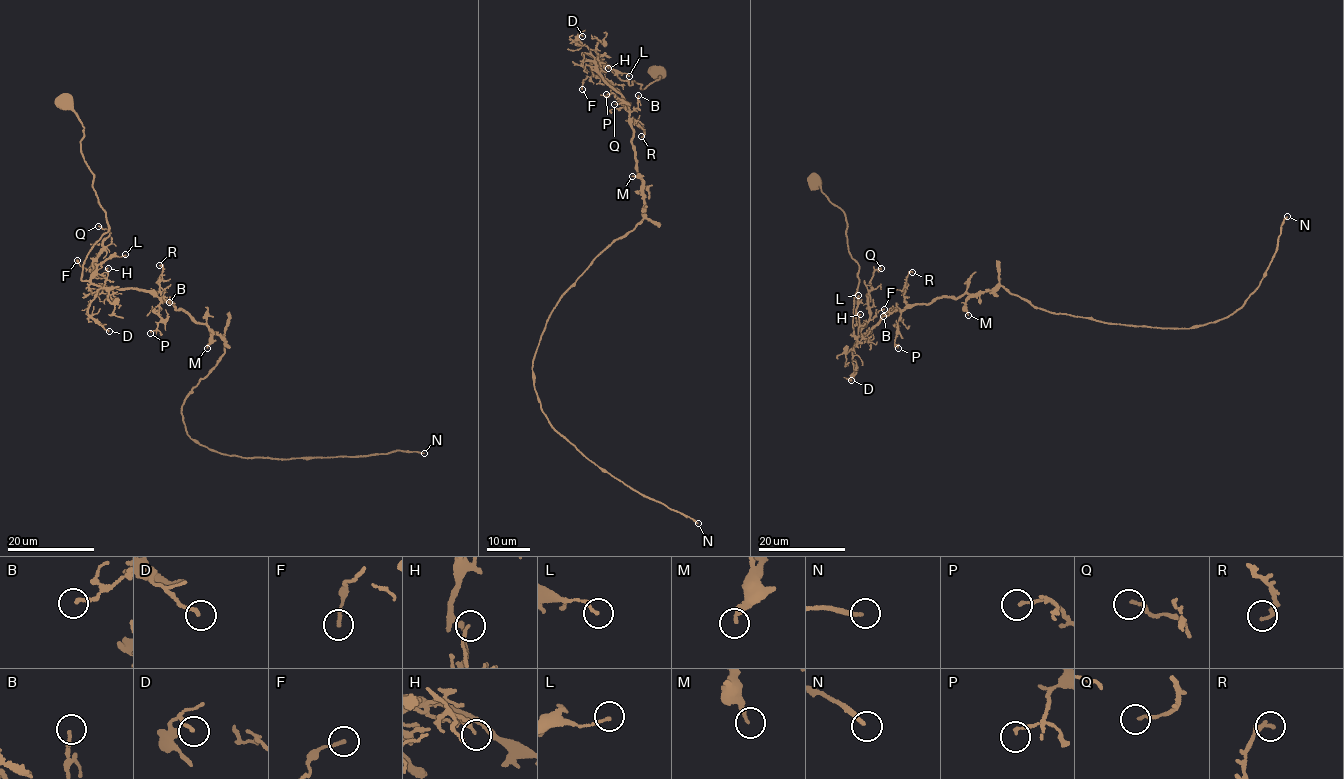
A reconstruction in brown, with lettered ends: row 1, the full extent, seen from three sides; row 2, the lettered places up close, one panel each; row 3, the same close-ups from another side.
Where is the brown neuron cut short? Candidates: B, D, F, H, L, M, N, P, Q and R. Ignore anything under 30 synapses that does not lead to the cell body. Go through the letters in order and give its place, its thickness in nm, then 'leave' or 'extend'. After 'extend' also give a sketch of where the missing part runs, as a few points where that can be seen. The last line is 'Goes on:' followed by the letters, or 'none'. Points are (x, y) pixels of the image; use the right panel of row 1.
B: (883, 316) | 150 nm | leave
D: (851, 380) | 150 nm | leave
F: (884, 309) | 130 nm | leave
H: (860, 314) | 140 nm | leave
L: (858, 295) | 140 nm | leave
M: (968, 315) | 240 nm | leave
N: (1287, 216) | 180 nm | extend | (1287, 216), (1293, 183), (1283, 152), (1265, 130), (1237, 119), (1221, 104)
P: (898, 348) | 130 nm | leave
Q: (881, 268) | 130 nm | leave
R: (912, 272) | 150 nm | leave
Goes on: N

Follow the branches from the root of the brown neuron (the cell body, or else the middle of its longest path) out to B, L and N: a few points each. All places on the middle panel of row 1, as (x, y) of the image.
B: (658, 73), (658, 79), (642, 89), (633, 80), (629, 85), (582, 53), (632, 111), (637, 108), (638, 95)
L: (658, 73), (658, 79), (642, 89), (633, 80), (629, 85), (589, 54), (582, 53), (588, 60), (629, 76)
N: (658, 73), (642, 89), (582, 53), (628, 108), (642, 220), (559, 300), (532, 375), (551, 427), (698, 523)

